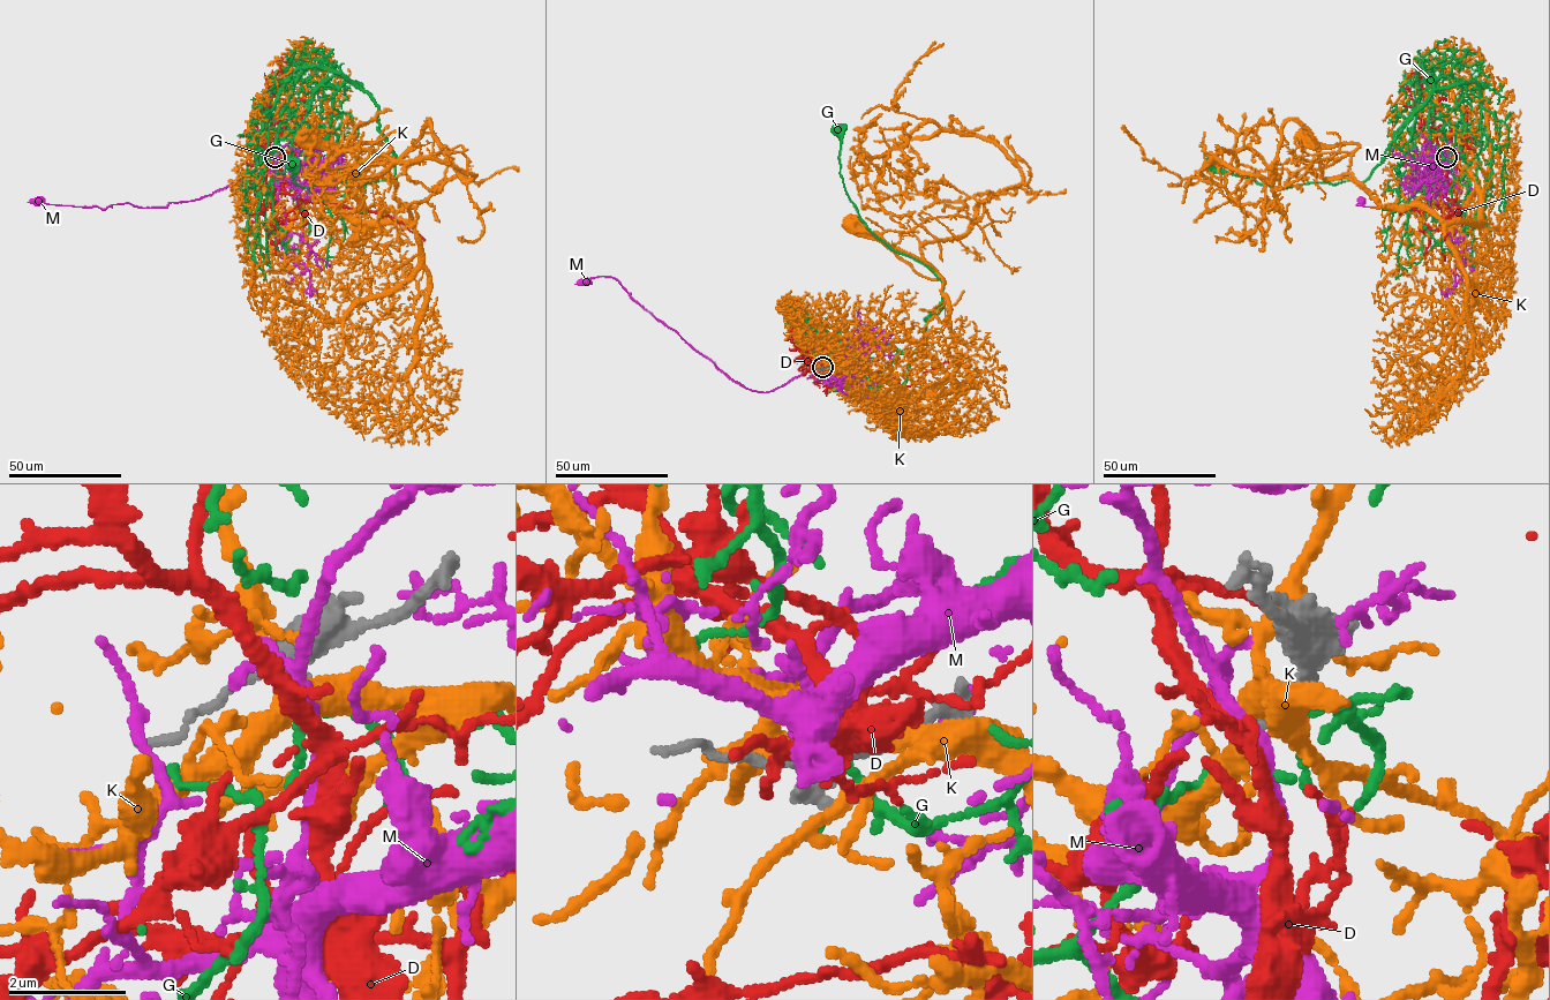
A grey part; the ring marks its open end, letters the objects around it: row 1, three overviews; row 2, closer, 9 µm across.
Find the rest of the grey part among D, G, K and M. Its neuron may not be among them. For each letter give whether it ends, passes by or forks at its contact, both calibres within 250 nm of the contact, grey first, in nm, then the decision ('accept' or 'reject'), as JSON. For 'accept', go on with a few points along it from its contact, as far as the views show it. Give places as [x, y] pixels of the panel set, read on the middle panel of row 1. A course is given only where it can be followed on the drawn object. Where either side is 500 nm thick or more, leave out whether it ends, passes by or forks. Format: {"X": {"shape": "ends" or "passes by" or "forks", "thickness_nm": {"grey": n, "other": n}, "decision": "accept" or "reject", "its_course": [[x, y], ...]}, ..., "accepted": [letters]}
{"D": {"shape": "forks", "thickness_nm": {"grey": 160, "other": 240}, "decision": "accept", "its_course": [[822, 367], [880, 373], [909, 386], [945, 362], [972, 365]]}, "G": {"shape": "passes by", "thickness_nm": {"grey": 240, "other": 130}, "decision": "reject"}, "K": {"shape": "forks", "thickness_nm": {"grey": 220, "other": 440}, "decision": "reject"}, "M": {"shape": "passes by", "thickness_nm": {"grey": 160, "other": 240}, "decision": "reject"}, "accepted": ["D"]}

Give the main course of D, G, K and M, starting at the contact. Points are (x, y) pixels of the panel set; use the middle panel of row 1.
D: (822, 367), (880, 373), (909, 386), (945, 362), (972, 365)
G: (822, 368), (870, 381), (925, 339), (941, 303), (942, 282), (860, 218), (840, 174), (839, 127)
K: (821, 368), (877, 399), (919, 399), (957, 362), (942, 279), (877, 232), (938, 277), (920, 276), (852, 225)
M: (822, 367), (814, 366), (769, 391), (744, 386), (642, 307), (615, 278), (597, 276), (585, 283)

